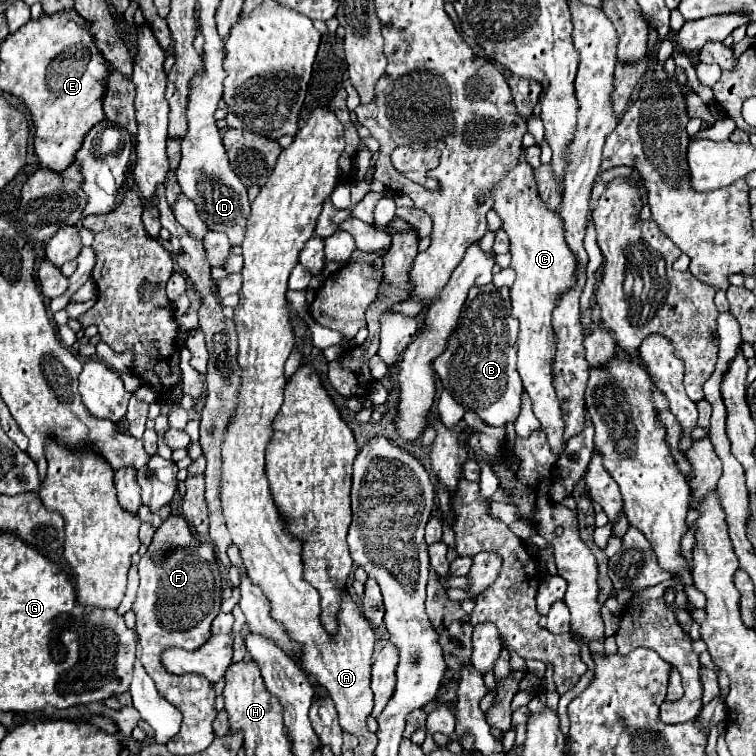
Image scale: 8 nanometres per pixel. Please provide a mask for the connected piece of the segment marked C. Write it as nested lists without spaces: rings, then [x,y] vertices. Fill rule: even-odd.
[[[525,151],[519,157],[519,163],[505,175],[493,189],[491,197],[495,201],[493,209],[503,221],[503,229],[511,241],[511,263],[517,279],[511,289],[513,317],[519,319],[519,337],[517,337],[517,371],[523,379],[523,387],[533,401],[533,413],[539,419],[543,431],[547,433],[551,449],[563,453],[563,413],[555,397],[553,375],[551,375],[551,357],[555,355],[555,333],[551,327],[551,313],[557,305],[557,299],[569,291],[575,283],[575,257],[569,251],[563,237],[563,221],[555,211],[549,211],[541,203],[537,183],[533,177],[533,167],[525,161]]]

